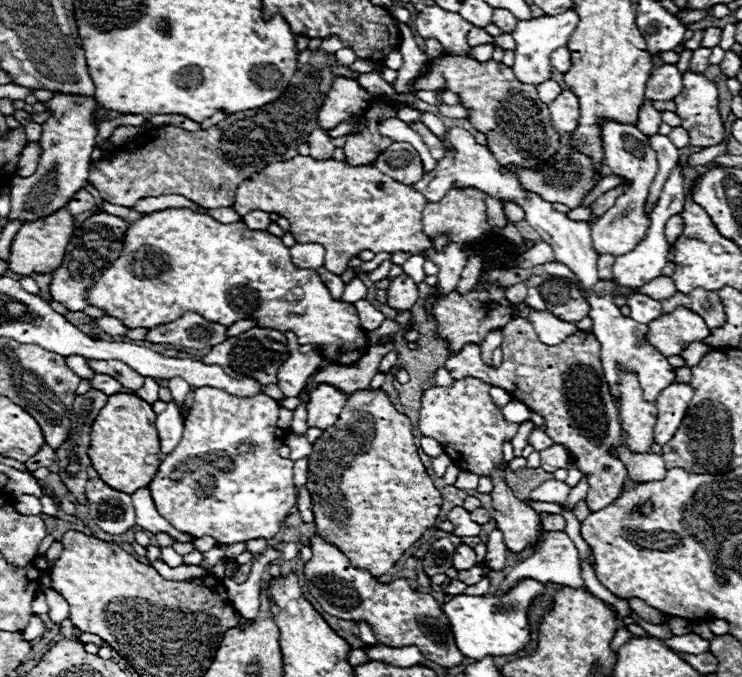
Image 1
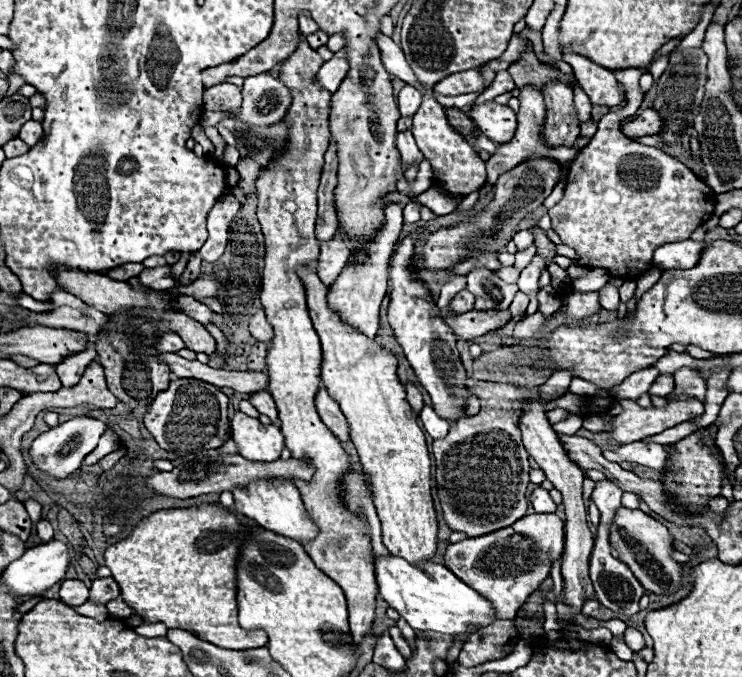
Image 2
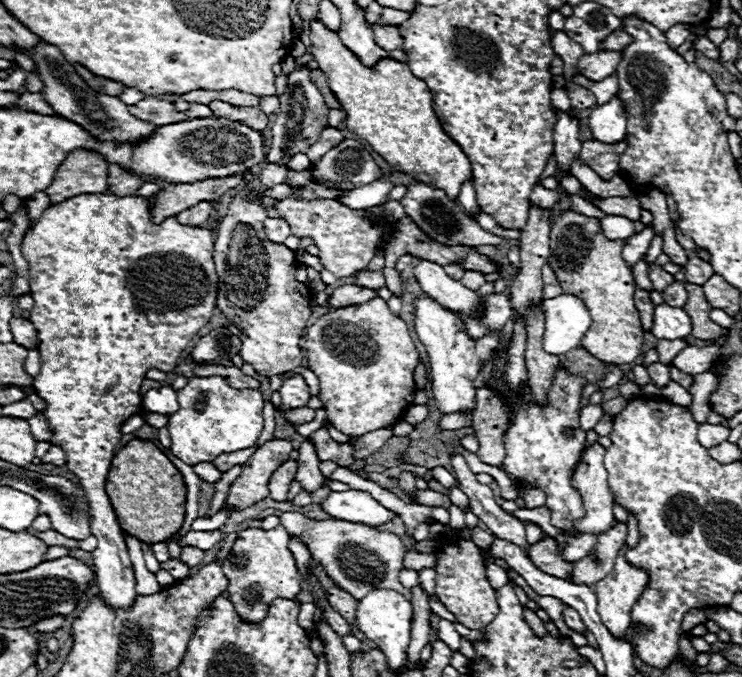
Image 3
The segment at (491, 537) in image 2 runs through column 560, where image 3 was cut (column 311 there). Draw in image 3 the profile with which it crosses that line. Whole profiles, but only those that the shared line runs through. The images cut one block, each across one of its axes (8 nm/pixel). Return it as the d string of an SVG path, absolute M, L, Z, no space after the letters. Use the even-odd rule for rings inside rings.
M282 512L280 526L284 526L290 534L300 536L300 540L310 550L312 560L318 562L326 570L326 574L356 600L364 598L364 594L368 594L374 588L392 588L404 596L410 594L410 590L406 590L398 582L398 572L404 568L404 556L408 552L400 536L392 532L380 532L376 528L356 522L344 520L318 522L298 512Z

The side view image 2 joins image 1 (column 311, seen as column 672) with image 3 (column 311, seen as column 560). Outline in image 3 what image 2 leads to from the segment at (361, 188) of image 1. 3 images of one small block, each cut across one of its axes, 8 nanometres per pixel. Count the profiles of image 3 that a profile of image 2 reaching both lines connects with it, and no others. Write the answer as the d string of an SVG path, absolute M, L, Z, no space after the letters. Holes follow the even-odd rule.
M288 196L288 198L276 200L274 210L276 210L278 218L284 218L290 224L294 236L298 236L298 238L310 236L314 240L314 244L320 250L318 258L322 260L326 270L336 274L336 278L346 278L346 276L352 276L354 272L366 268L370 264L370 260L380 250L384 250L384 246L380 246L380 242L382 242L380 224L364 220L364 210L352 210L346 204L342 204L342 200L314 198L314 200L306 202L302 198Z

